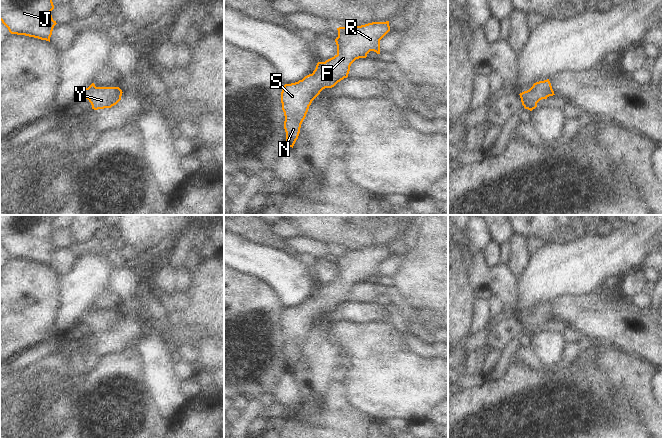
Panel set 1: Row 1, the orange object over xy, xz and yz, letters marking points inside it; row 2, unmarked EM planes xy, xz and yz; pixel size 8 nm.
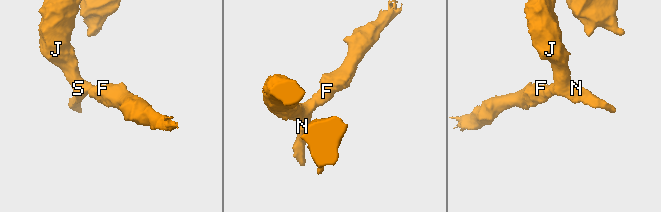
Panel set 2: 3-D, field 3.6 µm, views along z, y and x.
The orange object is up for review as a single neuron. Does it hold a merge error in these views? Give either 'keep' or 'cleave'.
keep

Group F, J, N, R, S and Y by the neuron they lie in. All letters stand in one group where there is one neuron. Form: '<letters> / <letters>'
F J N R S Y

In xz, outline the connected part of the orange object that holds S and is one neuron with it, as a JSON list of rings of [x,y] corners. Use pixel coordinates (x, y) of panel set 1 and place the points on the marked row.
[[[389,21],[372,22],[355,27],[339,27],[337,30],[338,37],[335,39],[337,54],[325,62],[318,62],[312,74],[305,76],[298,82],[285,84],[282,89],[281,103],[285,116],[286,146],[293,148],[298,139],[301,124],[306,117],[309,106],[323,89],[332,88],[338,82],[347,78],[350,66],[356,59],[366,58],[370,51],[380,54],[380,40],[390,31],[390,26]]]

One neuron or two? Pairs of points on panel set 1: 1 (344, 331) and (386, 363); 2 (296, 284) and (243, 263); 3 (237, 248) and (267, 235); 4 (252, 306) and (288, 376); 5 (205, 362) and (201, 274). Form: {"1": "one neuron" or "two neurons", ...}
{"1": "one neuron", "2": "one neuron", "3": "two neurons", "4": "two neurons", "5": "one neuron"}

